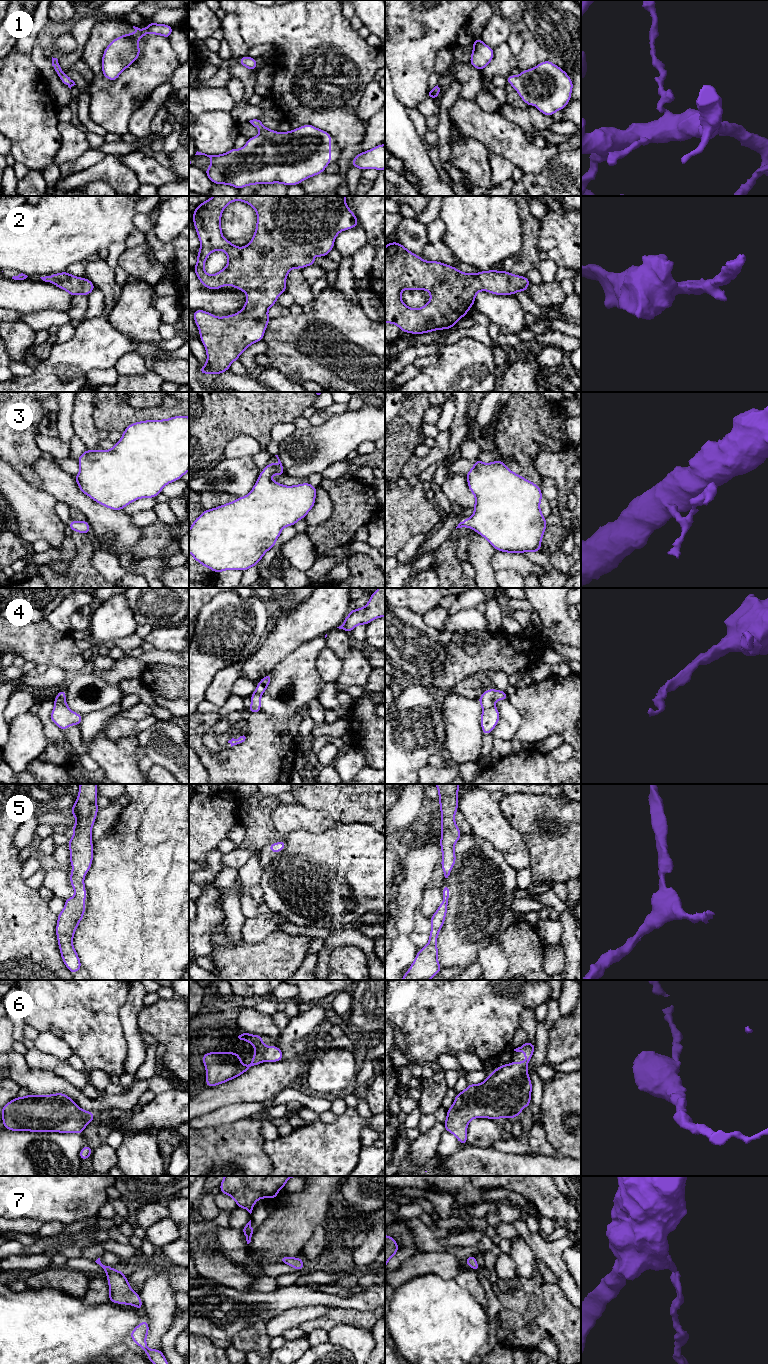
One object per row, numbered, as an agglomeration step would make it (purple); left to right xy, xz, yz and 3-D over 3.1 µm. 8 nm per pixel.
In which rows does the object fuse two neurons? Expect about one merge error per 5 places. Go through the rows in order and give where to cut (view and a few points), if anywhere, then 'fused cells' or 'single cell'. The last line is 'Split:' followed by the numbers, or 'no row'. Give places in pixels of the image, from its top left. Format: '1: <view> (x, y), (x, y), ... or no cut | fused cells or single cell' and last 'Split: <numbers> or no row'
1: no cut | single cell
2: no cut | single cell
3: no cut | single cell
4: no cut | single cell
5: no cut | single cell
6: no cut | single cell
7: no cut | single cell
Split: no row

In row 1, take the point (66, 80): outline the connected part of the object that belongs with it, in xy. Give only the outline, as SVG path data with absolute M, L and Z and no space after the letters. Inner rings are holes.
M52 57L52 66L64 85L68 86L70 89L72 86L76 85L75 82L62 71L57 58Z

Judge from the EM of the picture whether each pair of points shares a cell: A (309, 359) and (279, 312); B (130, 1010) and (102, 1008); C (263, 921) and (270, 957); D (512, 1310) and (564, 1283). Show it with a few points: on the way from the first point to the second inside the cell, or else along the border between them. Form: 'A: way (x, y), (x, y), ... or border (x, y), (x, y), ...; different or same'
A: border (290, 314), (270, 319); different
B: border (130, 990), (119, 1012), (123, 1032); different
C: border (278, 928), (257, 943), (245, 943), (243, 941); different
D: border (557, 1284), (570, 1301); different

